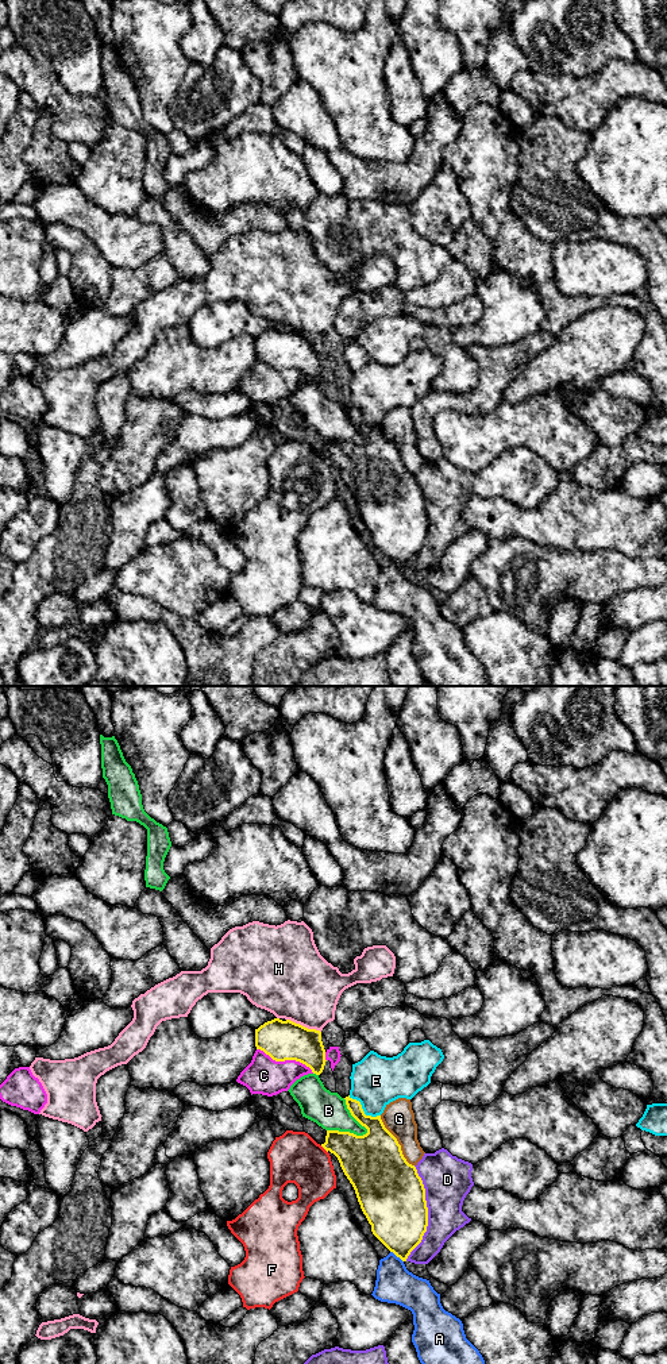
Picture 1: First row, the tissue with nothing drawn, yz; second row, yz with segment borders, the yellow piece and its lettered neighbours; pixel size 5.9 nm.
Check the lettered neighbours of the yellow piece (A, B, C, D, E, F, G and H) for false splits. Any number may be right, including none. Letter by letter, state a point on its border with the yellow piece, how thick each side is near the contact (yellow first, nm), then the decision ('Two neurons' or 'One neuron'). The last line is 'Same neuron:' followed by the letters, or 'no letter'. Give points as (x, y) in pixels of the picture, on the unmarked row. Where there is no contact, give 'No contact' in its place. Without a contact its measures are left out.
A: Touches yellow at yz (397, 565). Thickness 360 nm (yellow) against 220 nm. Two neurons
B: Touches yellow at yz (354, 426). Thickness 280 nm (yellow) against 220 nm. Two neurons
C: Touches yellow at yz (285, 368). Thickness 240 nm (yellow) against 220 nm. Two neurons
D: Touches yellow at yz (427, 521). Thickness 400 nm (yellow) against 280 nm. Two neurons
E: Touches yellow at yz (362, 419). Thickness 240 nm (yellow) against 300 nm. Two neurons
F: Touches yellow at yz (324, 457). Thickness 280 nm (yellow) against 300 nm. Two neurons
G: Touches yellow at yz (397, 450). Thickness 360 nm (yellow) against 190 nm. Two neurons
H: Touches yellow at yz (304, 335). Thickness 240 nm (yellow) against 420 nm. Two neurons
Same neuron: no letter

